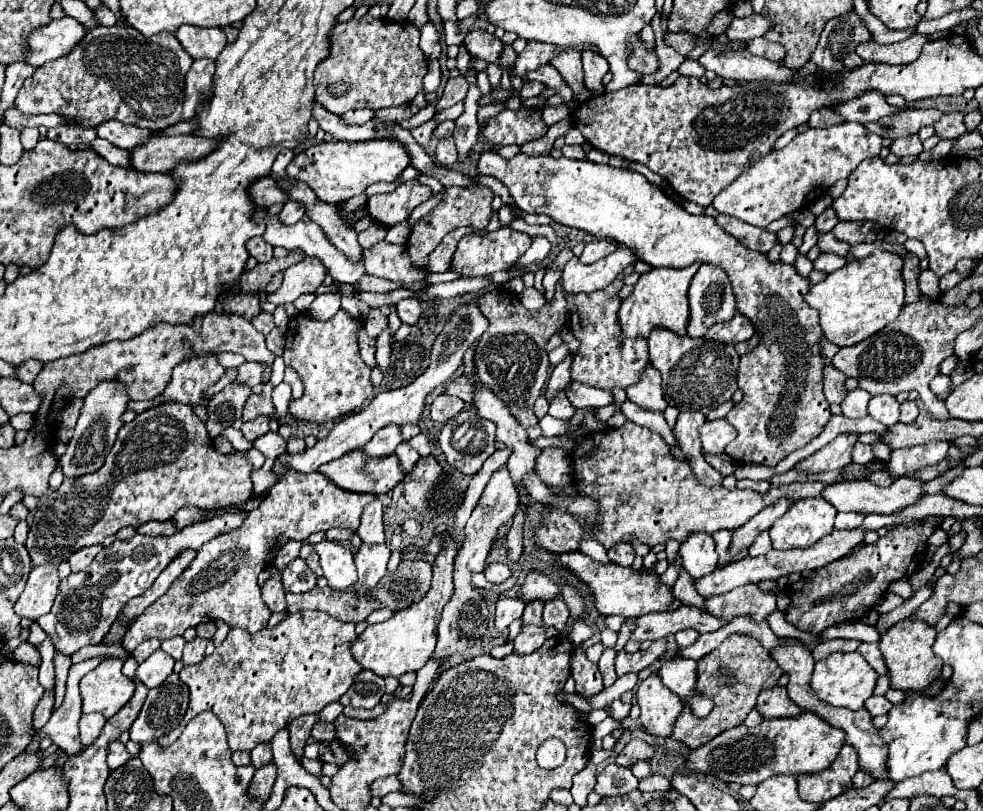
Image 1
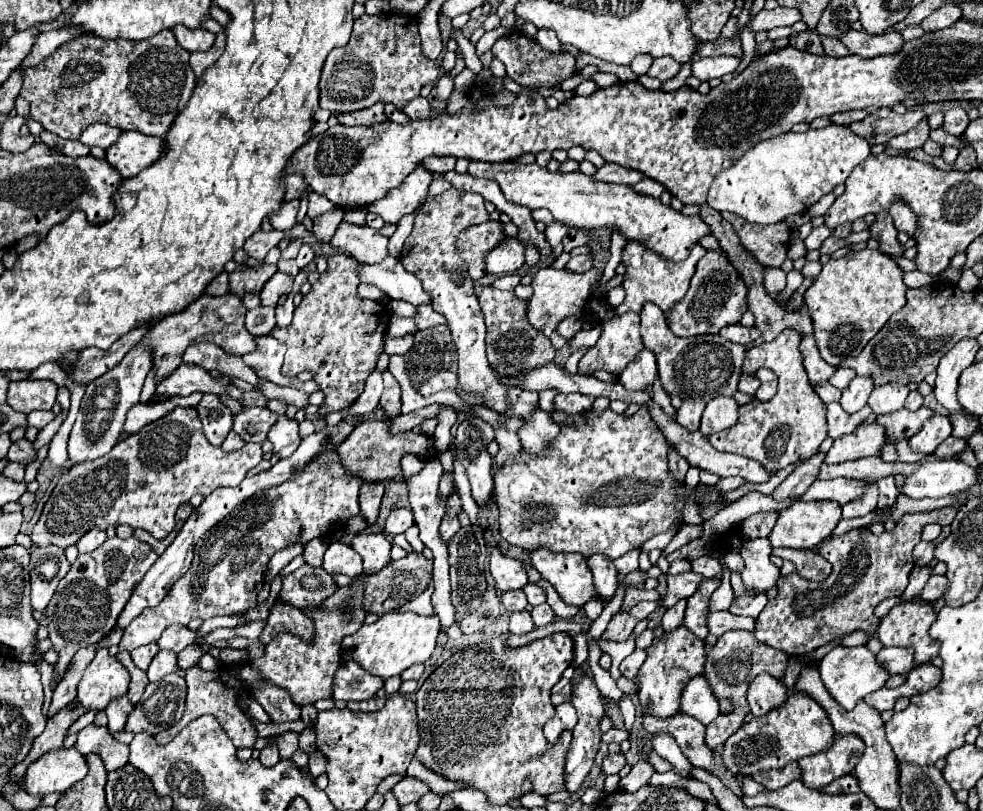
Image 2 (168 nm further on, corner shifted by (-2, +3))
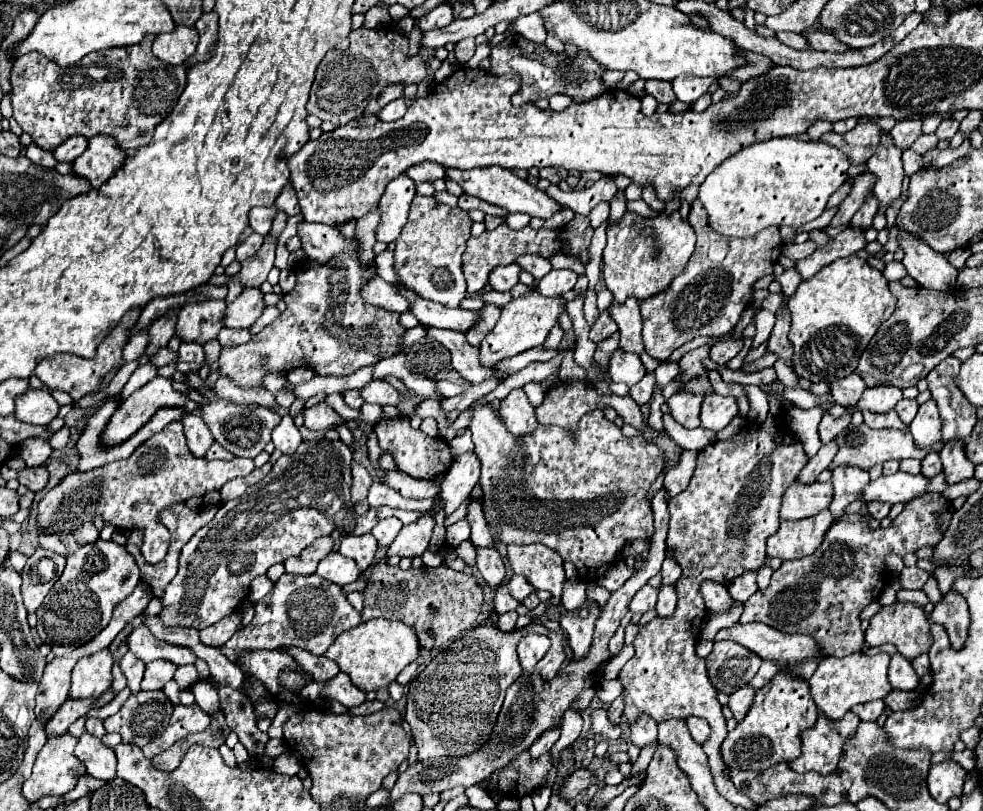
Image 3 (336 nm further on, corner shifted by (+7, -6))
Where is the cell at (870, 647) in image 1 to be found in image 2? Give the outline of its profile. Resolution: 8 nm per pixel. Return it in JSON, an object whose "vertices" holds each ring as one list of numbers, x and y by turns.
{"vertices":[[899,646,883,648,877,654,877,660,887,668,889,674,903,674,903,676,907,676,915,668,911,648,899,648]]}

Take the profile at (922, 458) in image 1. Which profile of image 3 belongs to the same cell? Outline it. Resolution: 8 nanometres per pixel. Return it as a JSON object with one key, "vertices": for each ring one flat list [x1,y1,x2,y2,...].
{"vertices":[[934,399,920,405,918,415,910,423,910,433,918,449,930,449,934,443,942,441,940,415,938,415,938,407,934,405]]}

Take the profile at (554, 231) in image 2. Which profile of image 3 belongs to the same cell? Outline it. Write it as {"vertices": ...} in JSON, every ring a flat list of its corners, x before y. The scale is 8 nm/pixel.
{"vertices":[[564,209,564,211,560,211,560,213,556,213,554,217,550,217,550,219,546,219,546,223,544,223,544,227,546,229,550,229,550,231,560,231,568,221,572,221,572,217,574,217,576,213,572,211,572,209]]}

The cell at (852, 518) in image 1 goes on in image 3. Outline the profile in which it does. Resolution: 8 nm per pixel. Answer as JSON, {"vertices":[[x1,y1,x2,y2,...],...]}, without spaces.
{"vertices":[[842,467,832,471,832,485,834,485,834,501,830,503,830,513,834,519,840,519,846,513,846,507,854,501,860,501,864,487,870,483,868,471]]}

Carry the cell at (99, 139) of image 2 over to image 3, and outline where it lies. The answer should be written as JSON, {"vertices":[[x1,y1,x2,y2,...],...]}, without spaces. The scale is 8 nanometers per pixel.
{"vertices":[[74,135,74,137,66,139,64,145,60,145,60,147,54,151,54,157,56,157,58,161,74,161,74,159,78,159,86,149,88,149,88,137]]}

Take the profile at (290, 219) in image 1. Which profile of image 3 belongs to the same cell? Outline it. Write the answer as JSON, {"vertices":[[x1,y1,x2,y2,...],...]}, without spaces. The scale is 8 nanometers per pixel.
{"vertices":[[254,207,250,211,250,227,260,233,260,235,266,235,272,227,272,221,276,217,278,209,276,207]]}

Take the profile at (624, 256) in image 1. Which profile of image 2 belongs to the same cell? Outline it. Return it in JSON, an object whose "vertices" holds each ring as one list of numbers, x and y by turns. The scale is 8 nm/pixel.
{"vertices":[[557,268,537,270,537,274,533,276,533,282,531,282,533,296,527,300,527,320,529,320,529,324,533,324,533,328,543,332,553,342,553,346,557,350,561,350,561,346,565,346,567,340,557,334,559,322,583,310,583,306,587,302,587,296,591,294,591,284,597,282,599,278,601,278,601,272,595,270,595,268,591,268,585,274,573,274,573,272,557,270]]}

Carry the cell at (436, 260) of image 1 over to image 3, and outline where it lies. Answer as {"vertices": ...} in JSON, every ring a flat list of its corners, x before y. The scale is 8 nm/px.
{"vertices":[[502,223,494,231,484,231,478,237,470,237,468,243,466,243,466,251,462,255,462,261,464,261,462,269,464,269,466,283,468,283,468,293,474,295,474,293,482,291,484,285,488,283,490,269,494,269,498,265,510,265,510,263,516,261,518,255,534,253,534,255,550,257,552,253,560,253,560,251,562,251,562,237,560,237,560,233,552,233,548,229,534,231,532,227,526,227,522,231,514,231,506,223]]}

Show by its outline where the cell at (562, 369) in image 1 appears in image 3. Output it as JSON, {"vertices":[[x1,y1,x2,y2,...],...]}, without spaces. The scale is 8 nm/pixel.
{"vertices":[[626,211,618,225,608,227,608,243,602,257,602,275,606,287,614,293,618,303,624,303,628,297,646,301,658,293,664,293,672,279,684,271,694,253,694,243,696,235,680,213,670,217,660,213,656,219,646,219]]}

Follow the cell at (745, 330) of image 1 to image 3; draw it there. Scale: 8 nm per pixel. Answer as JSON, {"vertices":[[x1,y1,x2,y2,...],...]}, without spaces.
{"vertices":[[732,339,732,341,720,341,720,343,714,343,712,349,710,349,710,359,718,365,724,365,728,363,732,357,736,357,740,351,742,351,742,339]]}

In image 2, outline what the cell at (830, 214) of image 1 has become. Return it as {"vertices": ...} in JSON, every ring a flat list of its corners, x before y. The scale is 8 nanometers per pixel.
{"vertices":[[819,226,815,228,807,238,805,238,805,248,807,250,817,250,821,248,821,244,831,236,831,230,827,226]]}

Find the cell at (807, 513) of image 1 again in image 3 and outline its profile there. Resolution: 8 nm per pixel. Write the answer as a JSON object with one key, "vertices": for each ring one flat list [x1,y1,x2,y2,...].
{"vertices":[[822,511,814,517,788,521,780,519,780,529,768,539,768,557,802,559,818,549,824,539,824,533,834,523,830,511]]}

